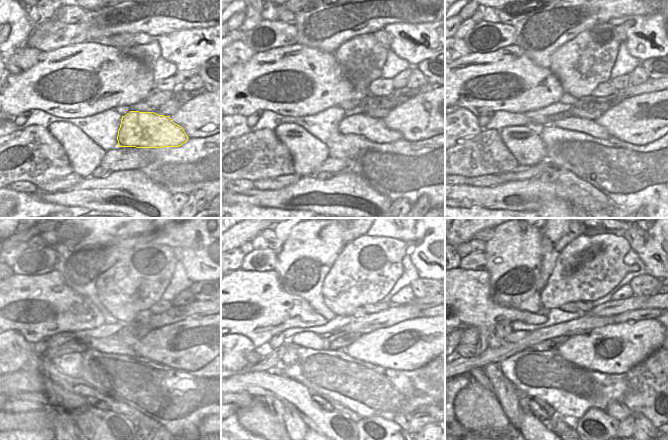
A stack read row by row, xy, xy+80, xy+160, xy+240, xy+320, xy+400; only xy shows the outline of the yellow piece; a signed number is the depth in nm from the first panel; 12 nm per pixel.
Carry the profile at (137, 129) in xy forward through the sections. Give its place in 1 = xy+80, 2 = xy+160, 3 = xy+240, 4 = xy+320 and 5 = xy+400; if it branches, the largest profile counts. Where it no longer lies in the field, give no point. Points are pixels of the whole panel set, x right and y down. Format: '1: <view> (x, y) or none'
1: xy+80 (375, 130)
2: xy+160 (590, 127)
3: xy+240 (109, 344)
4: xy+320 (311, 340)
5: xy+400 (514, 336)

